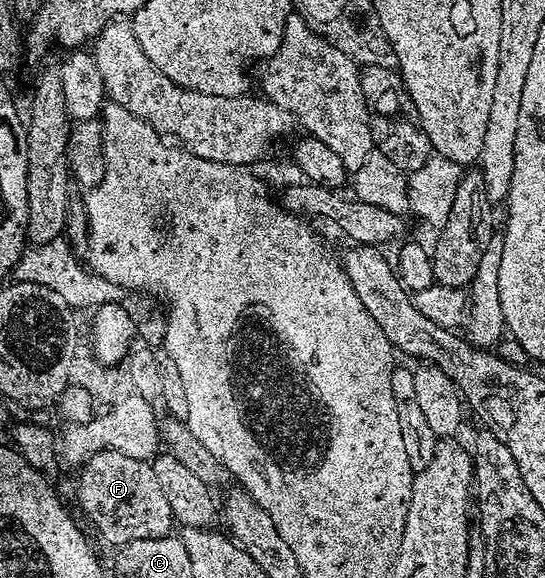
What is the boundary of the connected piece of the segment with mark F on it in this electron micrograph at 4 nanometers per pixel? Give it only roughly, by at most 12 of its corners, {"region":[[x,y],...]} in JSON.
{"region":[[96,452],[77,504],[107,543],[163,538],[171,506],[146,461]]}

